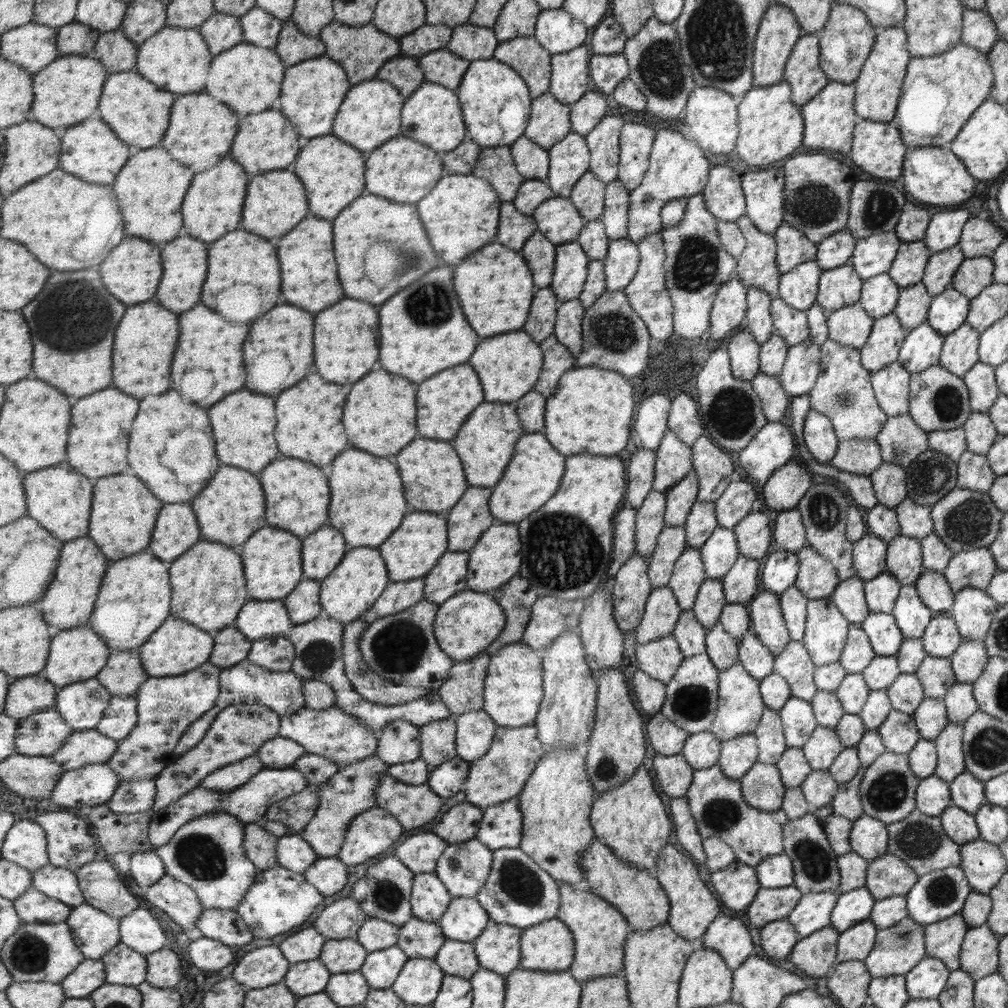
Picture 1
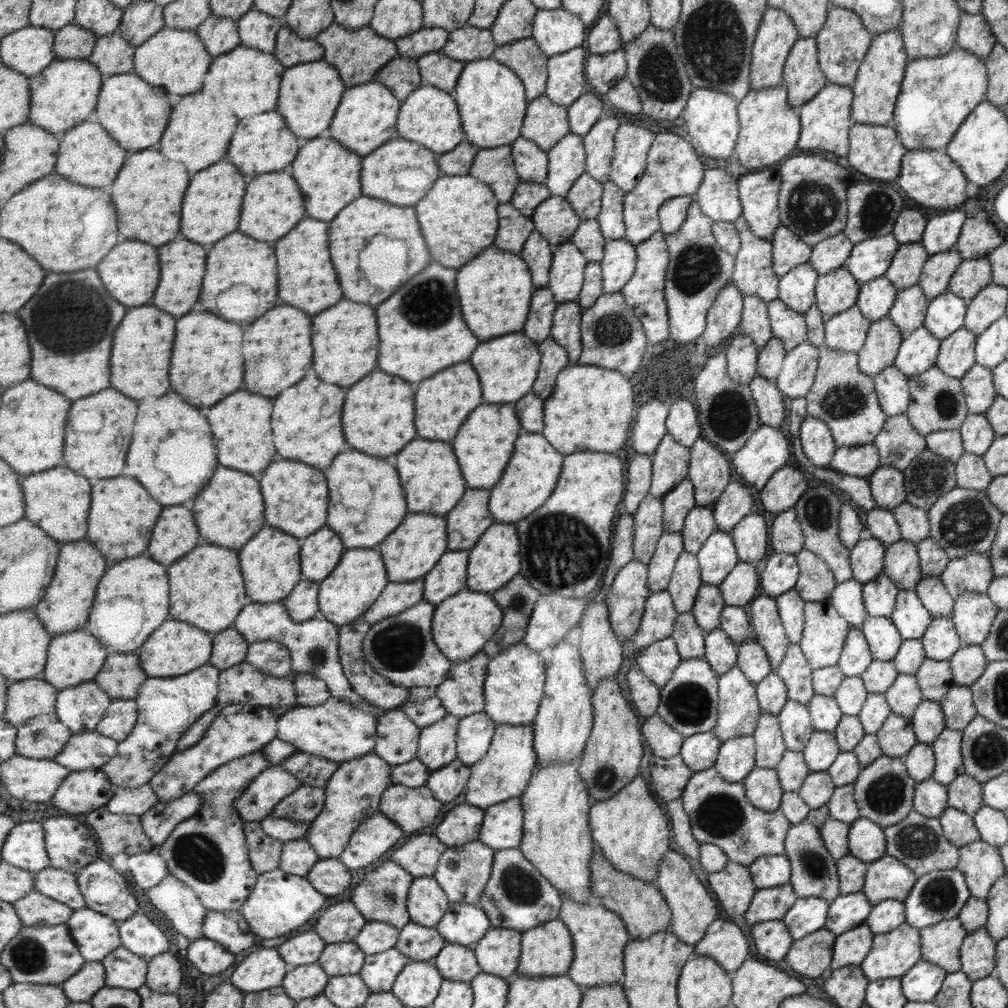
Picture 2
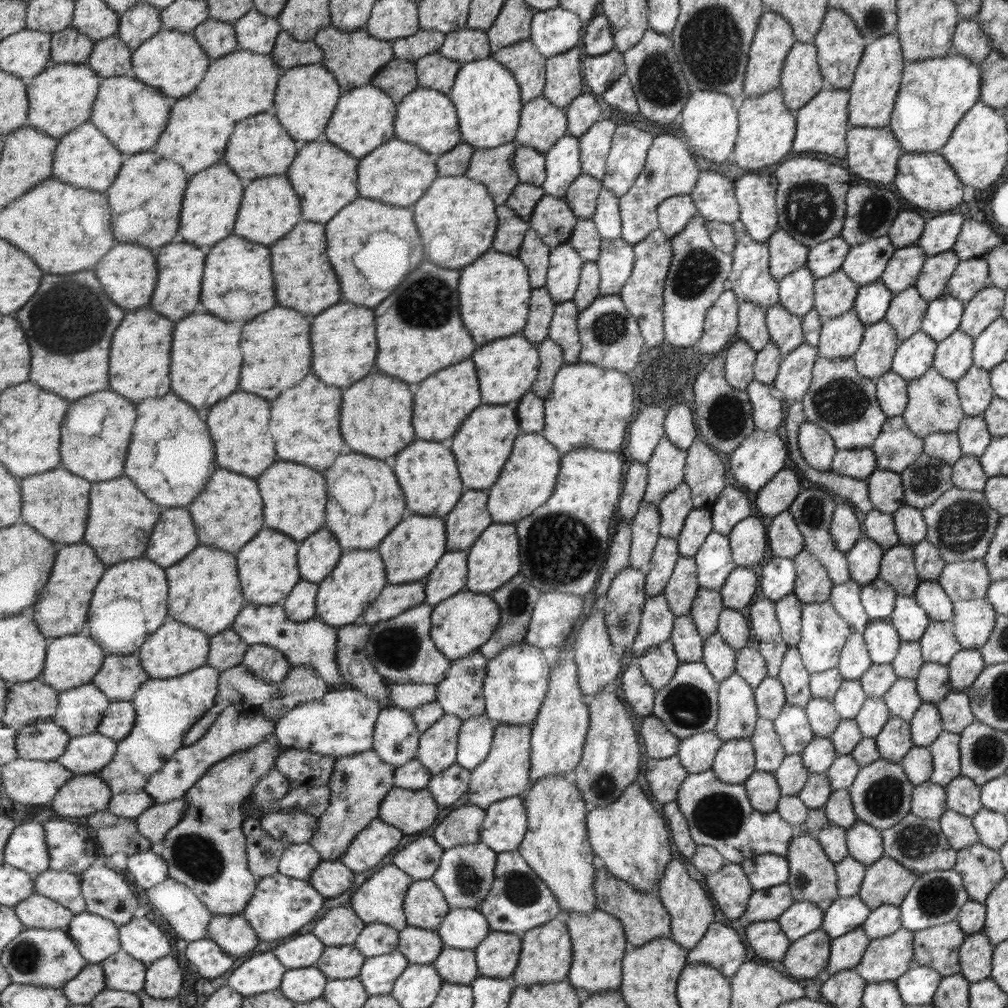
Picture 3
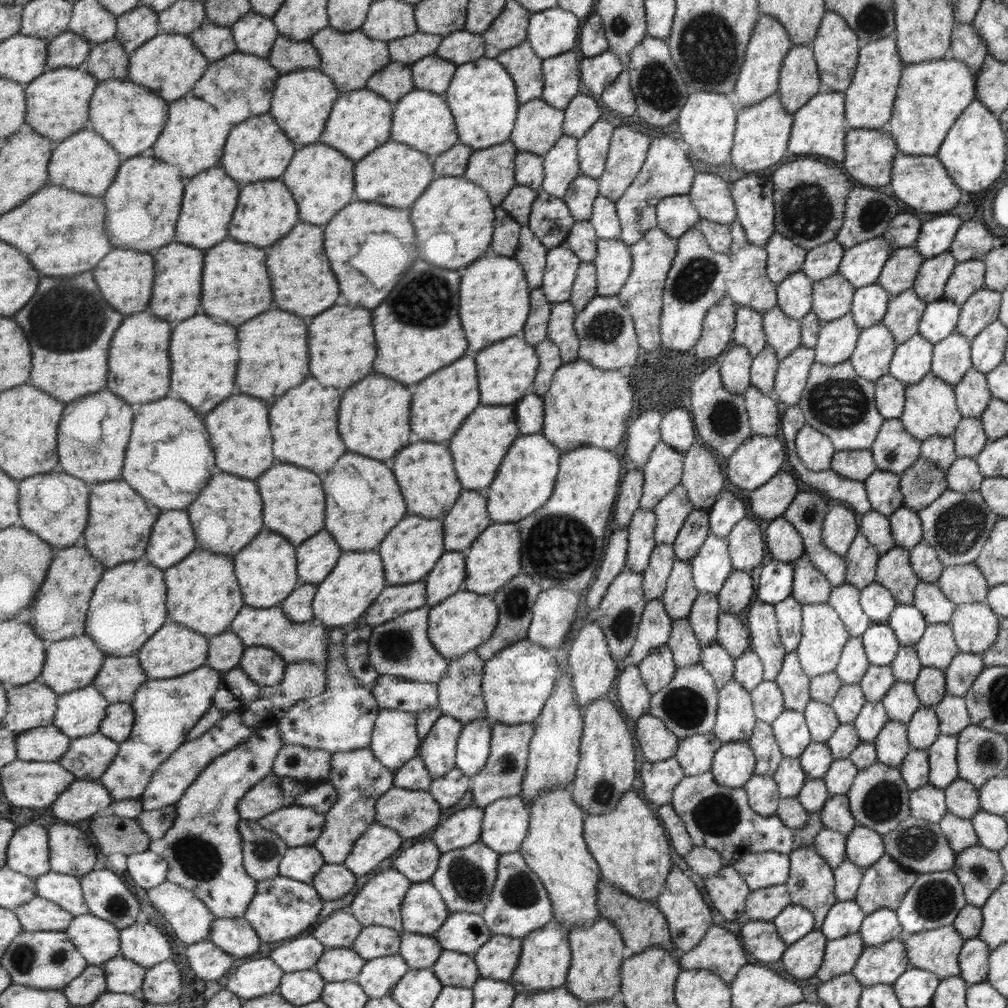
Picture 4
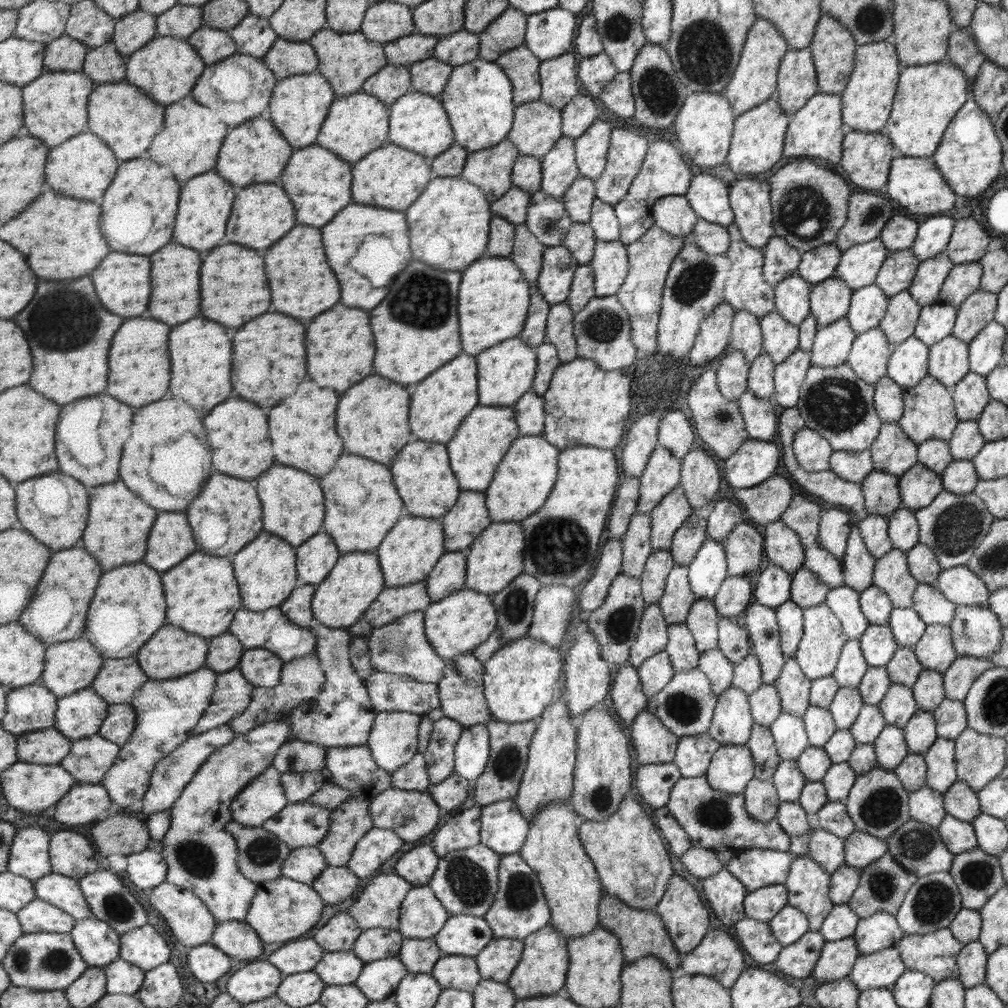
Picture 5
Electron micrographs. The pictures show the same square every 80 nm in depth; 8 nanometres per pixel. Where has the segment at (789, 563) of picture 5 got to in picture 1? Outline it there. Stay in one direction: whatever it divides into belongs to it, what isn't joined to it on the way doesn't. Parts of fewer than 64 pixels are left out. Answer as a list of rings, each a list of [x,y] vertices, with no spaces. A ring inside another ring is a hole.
[[[796,508],[779,511],[773,522],[773,543],[777,549],[793,553],[806,546],[805,529]]]

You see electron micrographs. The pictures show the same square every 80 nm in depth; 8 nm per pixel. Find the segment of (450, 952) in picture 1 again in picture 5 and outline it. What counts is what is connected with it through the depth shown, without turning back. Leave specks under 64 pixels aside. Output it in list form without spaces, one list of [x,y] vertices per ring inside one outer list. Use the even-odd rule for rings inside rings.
[[[444,954],[431,973],[444,989],[469,992],[473,992],[484,979],[476,957],[458,954]]]

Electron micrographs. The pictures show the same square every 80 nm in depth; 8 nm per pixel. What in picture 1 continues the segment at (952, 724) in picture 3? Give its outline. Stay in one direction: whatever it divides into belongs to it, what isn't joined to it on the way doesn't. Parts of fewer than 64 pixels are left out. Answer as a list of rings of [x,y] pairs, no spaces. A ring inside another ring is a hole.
[[[954,682],[942,696],[949,723],[962,725],[978,710],[972,695],[972,683]]]

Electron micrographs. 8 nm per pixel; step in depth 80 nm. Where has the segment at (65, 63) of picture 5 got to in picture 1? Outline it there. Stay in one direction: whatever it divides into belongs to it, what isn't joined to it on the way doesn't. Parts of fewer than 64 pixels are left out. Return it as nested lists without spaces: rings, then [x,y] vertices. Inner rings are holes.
[[[78,21],[59,27],[57,31],[58,49],[61,55],[81,54],[90,56],[102,35],[100,30],[92,26],[85,26]]]

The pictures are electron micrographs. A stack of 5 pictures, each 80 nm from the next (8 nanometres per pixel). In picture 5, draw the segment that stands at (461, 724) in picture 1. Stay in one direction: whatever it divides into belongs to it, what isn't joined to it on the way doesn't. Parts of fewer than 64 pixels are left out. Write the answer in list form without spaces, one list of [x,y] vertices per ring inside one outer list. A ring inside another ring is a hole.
[[[485,724],[465,728],[456,746],[455,772],[474,783],[486,771],[490,759],[490,730]]]

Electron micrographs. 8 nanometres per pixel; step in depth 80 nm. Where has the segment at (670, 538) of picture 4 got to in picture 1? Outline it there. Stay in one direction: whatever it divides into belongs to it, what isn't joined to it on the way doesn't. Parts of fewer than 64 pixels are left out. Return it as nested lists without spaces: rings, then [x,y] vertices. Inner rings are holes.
[[[691,472],[681,482],[678,482],[665,494],[668,499],[664,516],[665,527],[685,526],[692,508],[700,493],[700,478],[697,472]]]

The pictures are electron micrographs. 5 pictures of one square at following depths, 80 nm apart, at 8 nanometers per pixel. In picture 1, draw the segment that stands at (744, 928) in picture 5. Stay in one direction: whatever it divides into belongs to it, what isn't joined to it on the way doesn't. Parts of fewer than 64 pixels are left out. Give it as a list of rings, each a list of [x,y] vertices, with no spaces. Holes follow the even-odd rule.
[[[786,918],[764,924],[759,930],[759,946],[772,960],[787,959],[799,936]]]

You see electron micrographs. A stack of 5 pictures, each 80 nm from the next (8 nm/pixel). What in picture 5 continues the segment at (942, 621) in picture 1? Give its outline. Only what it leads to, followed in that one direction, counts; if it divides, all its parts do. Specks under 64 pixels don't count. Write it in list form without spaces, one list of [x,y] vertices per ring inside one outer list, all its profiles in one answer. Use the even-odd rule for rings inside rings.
[[[941,624],[926,625],[911,649],[923,669],[935,670],[941,676],[957,656],[951,642],[950,628]]]

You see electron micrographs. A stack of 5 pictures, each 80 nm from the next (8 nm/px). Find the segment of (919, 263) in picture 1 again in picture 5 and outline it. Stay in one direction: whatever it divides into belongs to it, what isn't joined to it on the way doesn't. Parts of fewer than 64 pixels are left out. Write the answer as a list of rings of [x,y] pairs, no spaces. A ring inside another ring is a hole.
[[[910,249],[887,251],[874,278],[874,285],[887,297],[906,290],[919,263]]]

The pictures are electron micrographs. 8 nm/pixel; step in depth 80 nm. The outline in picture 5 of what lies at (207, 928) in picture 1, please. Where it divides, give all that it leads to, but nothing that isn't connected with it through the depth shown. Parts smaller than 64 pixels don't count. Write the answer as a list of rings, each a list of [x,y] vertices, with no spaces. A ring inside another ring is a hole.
[[[218,921],[211,944],[231,958],[255,960],[265,952],[264,940],[245,921]]]

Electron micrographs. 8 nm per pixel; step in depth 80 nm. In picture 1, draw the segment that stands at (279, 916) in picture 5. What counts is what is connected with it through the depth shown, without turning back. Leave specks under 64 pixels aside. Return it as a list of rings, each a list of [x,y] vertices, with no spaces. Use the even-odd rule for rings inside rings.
[[[278,865],[273,869],[260,871],[257,883],[249,889],[249,893],[245,895],[236,912],[244,918],[255,938],[270,939],[307,922],[307,918],[323,904],[323,898],[326,897],[311,882],[308,882],[304,874]]]

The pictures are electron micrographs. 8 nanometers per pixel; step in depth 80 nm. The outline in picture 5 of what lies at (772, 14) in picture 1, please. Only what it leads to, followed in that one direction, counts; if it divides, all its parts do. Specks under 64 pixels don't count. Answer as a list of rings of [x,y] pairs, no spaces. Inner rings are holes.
[[[756,17],[745,37],[735,74],[723,92],[728,101],[732,103],[732,107],[737,114],[753,109],[755,106],[760,105],[761,102],[767,101],[769,97],[775,95],[776,72],[781,57],[784,57],[788,50],[785,38],[780,35],[776,27],[764,18]]]

